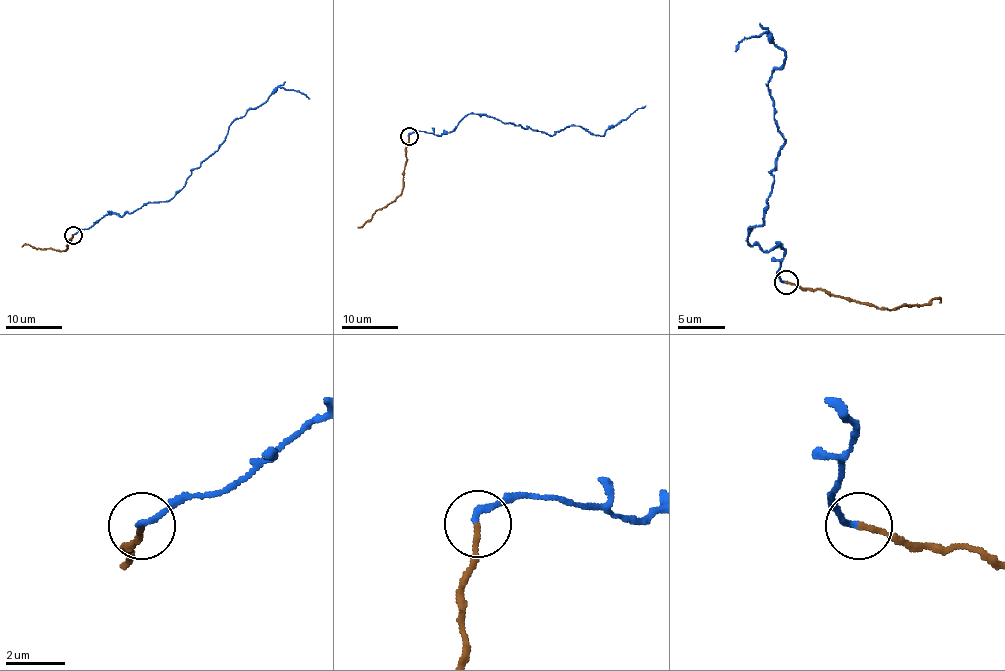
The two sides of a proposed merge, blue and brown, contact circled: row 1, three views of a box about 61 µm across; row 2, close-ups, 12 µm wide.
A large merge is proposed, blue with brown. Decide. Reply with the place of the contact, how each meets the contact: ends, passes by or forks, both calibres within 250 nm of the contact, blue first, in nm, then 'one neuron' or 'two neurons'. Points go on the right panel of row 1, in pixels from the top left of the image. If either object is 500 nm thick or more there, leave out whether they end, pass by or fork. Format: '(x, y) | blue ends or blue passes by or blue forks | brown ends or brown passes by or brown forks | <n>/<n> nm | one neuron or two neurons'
(786, 282) | blue ends | brown ends | 200/170 nm | two neurons

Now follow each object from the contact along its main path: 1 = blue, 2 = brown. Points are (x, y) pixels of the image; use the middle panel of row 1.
1: (409, 136), (415, 131), (450, 133), (470, 113), (552, 136), (571, 126), (603, 136), (645, 106)
2: (409, 136), (401, 193), (357, 227)

